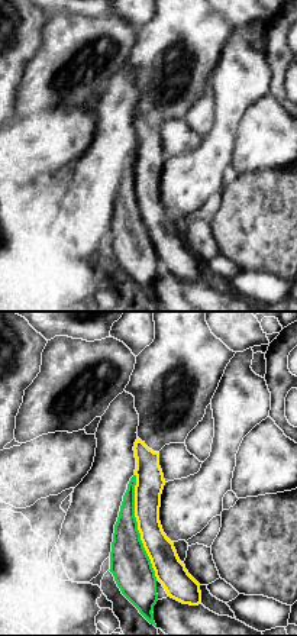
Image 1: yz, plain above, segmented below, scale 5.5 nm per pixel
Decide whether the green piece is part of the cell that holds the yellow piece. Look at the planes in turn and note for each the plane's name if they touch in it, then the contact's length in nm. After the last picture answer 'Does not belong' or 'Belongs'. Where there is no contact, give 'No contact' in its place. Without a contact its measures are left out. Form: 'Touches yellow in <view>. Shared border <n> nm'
Touches yellow in yz. Shared border 600 nm

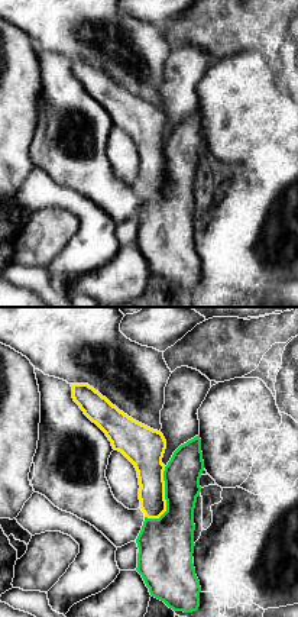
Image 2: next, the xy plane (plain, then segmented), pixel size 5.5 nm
Touches yellow in xy. Shared border 320 nm

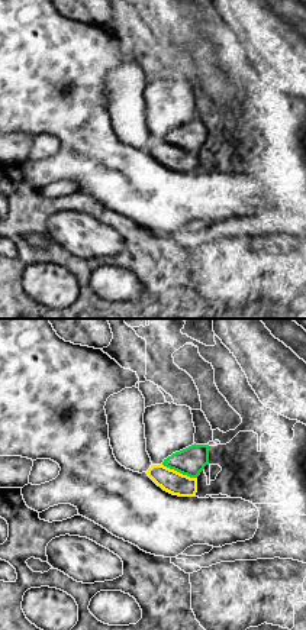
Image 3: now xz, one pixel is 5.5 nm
Touches yellow in xz. Shared border 220 nm

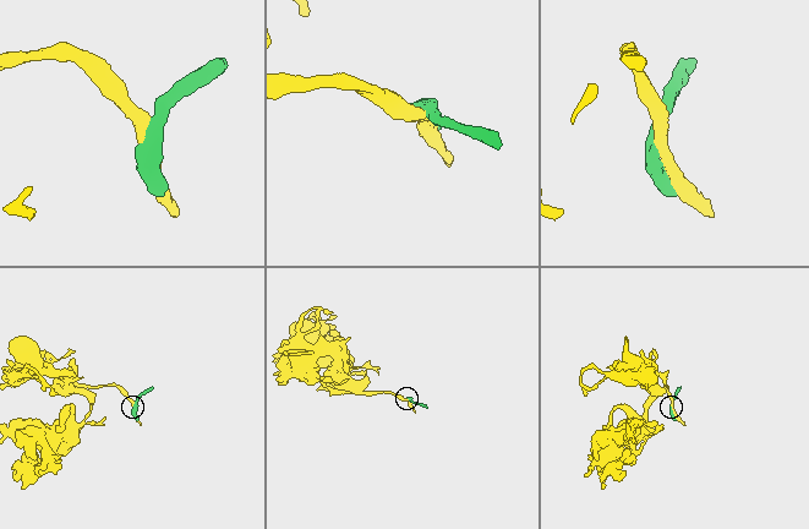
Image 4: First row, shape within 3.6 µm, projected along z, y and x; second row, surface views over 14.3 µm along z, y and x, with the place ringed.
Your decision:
Belongs

